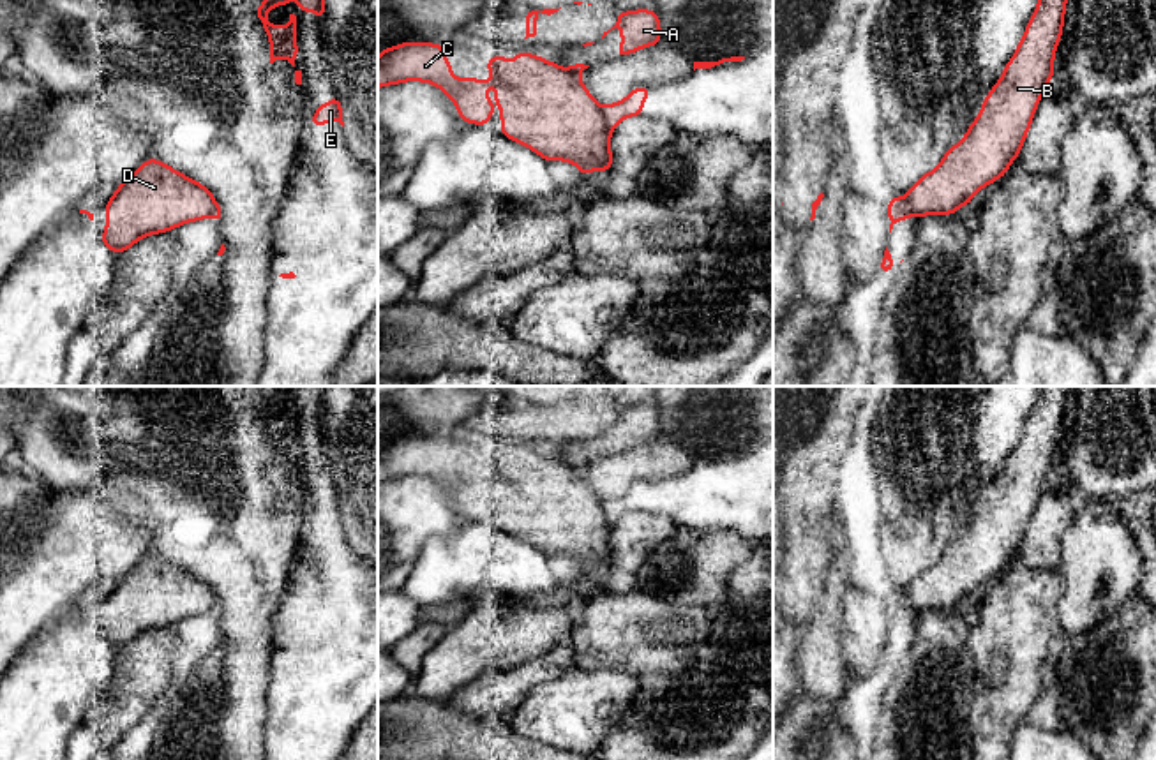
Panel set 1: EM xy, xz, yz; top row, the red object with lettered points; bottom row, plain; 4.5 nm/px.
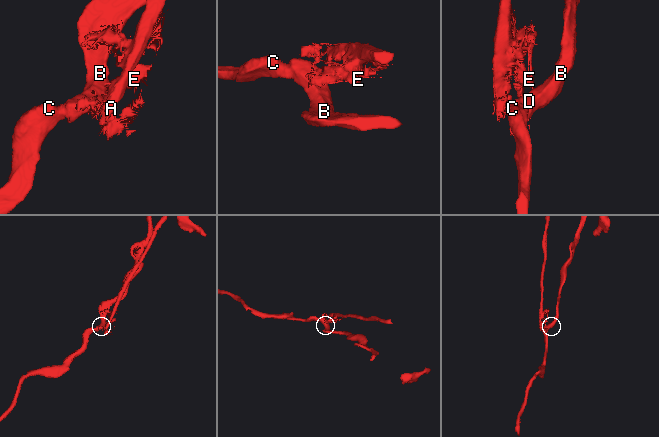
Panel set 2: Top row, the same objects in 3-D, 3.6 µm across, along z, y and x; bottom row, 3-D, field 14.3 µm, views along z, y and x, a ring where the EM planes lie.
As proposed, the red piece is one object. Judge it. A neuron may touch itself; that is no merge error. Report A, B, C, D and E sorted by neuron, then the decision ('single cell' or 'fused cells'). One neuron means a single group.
groups A E / B C D; fused cells

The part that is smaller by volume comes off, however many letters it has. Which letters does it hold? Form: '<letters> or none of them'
A, E

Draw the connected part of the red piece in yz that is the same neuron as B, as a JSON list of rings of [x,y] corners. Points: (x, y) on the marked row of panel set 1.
[[[1040,0],[1015,55],[1006,63],[992,92],[985,97],[981,111],[969,125],[967,134],[944,153],[935,169],[923,175],[902,196],[902,206],[914,217],[955,213],[960,206],[972,203],[971,199],[978,190],[1002,178],[1011,162],[1020,155],[1045,86],[1054,78],[1054,56],[1064,30],[1066,2]]]

